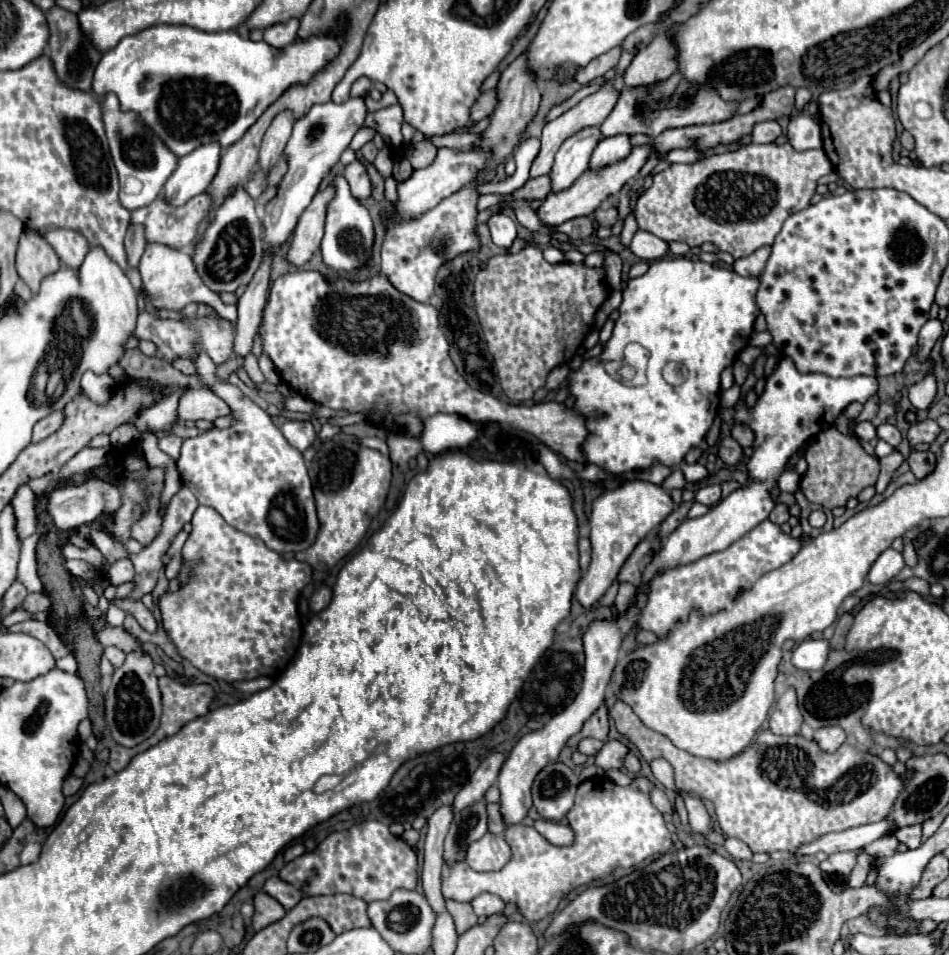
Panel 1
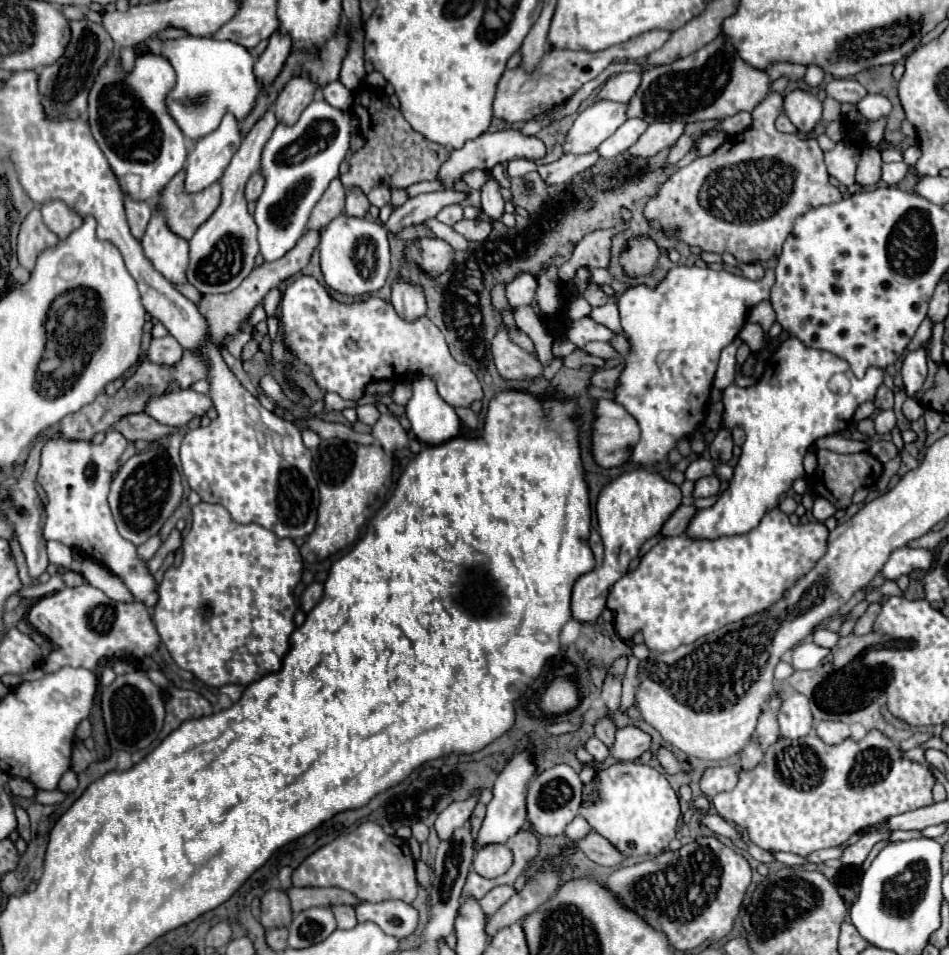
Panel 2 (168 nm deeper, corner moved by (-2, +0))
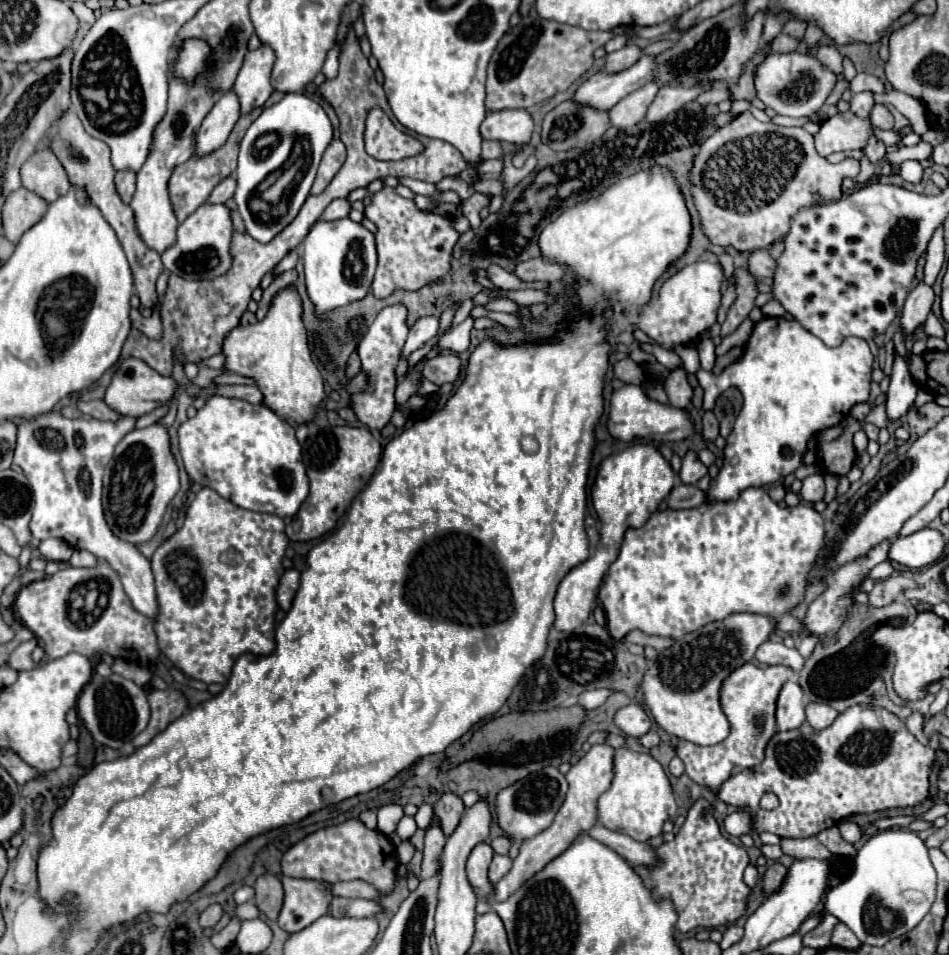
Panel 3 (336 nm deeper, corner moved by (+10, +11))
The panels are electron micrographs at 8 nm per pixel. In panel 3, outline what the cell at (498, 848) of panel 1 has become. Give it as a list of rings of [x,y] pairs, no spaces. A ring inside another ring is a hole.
[[[480,842],[468,856],[466,862],[466,872],[468,872],[468,880],[470,884],[476,888],[476,892],[482,898],[490,898],[492,896],[492,884],[488,880],[488,866],[494,858],[494,850],[488,842]]]

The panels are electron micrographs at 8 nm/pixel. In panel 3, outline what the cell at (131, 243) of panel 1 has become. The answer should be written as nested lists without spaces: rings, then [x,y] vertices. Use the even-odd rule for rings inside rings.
[[[116,172],[116,192],[124,204],[130,204],[136,188],[136,174],[134,172]]]

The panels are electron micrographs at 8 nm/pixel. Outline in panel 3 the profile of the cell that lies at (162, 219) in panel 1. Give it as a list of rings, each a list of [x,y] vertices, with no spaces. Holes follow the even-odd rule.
[[[252,110],[248,116],[242,116],[242,118],[236,122],[236,126],[234,126],[228,142],[226,142],[222,148],[218,148],[216,152],[212,152],[210,156],[206,156],[206,158],[194,158],[194,160],[190,158],[188,162],[178,164],[178,166],[174,168],[174,172],[172,172],[170,180],[168,180],[168,192],[170,192],[170,202],[172,202],[172,208],[174,208],[174,214],[176,214],[176,218],[178,218],[180,222],[186,220],[200,204],[204,204],[204,202],[208,200],[210,192],[214,190],[214,186],[216,186],[222,178],[234,174],[234,168],[236,168],[236,162],[238,162],[238,144],[240,144],[242,136],[244,136],[246,128],[258,118],[258,114],[260,114],[260,110]]]

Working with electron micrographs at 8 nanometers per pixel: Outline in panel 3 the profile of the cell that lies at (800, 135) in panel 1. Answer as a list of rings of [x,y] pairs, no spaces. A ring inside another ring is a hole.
[[[770,54],[758,68],[756,76],[756,90],[758,98],[772,108],[776,114],[800,118],[800,116],[810,116],[820,110],[824,100],[828,98],[832,86],[836,84],[836,76],[822,68],[820,62],[810,54]]]

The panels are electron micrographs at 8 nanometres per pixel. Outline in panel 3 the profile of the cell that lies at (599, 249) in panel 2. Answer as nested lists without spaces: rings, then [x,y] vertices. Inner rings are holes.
[[[534,258],[532,262],[524,262],[516,266],[516,276],[522,278],[524,282],[534,282],[534,280],[546,280],[546,282],[558,282],[560,280],[560,266],[556,262],[544,260],[544,258]]]

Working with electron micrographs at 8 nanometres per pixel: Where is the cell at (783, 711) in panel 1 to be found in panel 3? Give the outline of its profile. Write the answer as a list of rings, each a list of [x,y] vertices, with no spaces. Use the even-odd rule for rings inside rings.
[[[786,682],[780,690],[778,702],[776,702],[776,722],[780,730],[792,730],[798,728],[806,716],[804,716],[804,692],[796,682]]]

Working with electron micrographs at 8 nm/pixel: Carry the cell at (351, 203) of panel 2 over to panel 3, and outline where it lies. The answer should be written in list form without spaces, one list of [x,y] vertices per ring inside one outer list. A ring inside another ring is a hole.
[[[338,198],[338,200],[332,200],[328,204],[328,208],[322,214],[322,220],[338,220],[338,218],[348,216],[348,212],[350,212],[350,200],[348,198]]]

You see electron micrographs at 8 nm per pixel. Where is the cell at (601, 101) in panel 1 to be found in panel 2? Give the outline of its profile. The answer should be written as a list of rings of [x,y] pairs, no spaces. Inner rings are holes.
[[[634,71],[618,73],[618,75],[614,75],[614,77],[610,77],[606,81],[606,85],[600,91],[600,97],[602,99],[614,99],[614,101],[626,103],[626,101],[632,99],[636,89],[640,87],[640,79],[642,79],[642,75],[634,73]]]

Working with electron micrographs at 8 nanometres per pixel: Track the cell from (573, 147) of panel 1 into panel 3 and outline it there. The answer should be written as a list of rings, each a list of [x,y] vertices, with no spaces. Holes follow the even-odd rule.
[[[642,56],[632,68],[624,72],[592,74],[578,86],[574,102],[590,104],[590,108],[598,108],[598,112],[608,112],[610,108],[614,108],[614,104],[618,104],[618,100],[648,84],[652,78],[652,70],[654,56]]]

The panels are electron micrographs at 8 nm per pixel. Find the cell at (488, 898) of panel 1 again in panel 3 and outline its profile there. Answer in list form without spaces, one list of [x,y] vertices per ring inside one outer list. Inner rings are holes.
[[[494,854],[494,860],[490,864],[490,870],[488,870],[488,878],[492,884],[496,884],[512,866],[512,860],[508,856],[500,856],[500,854]]]

